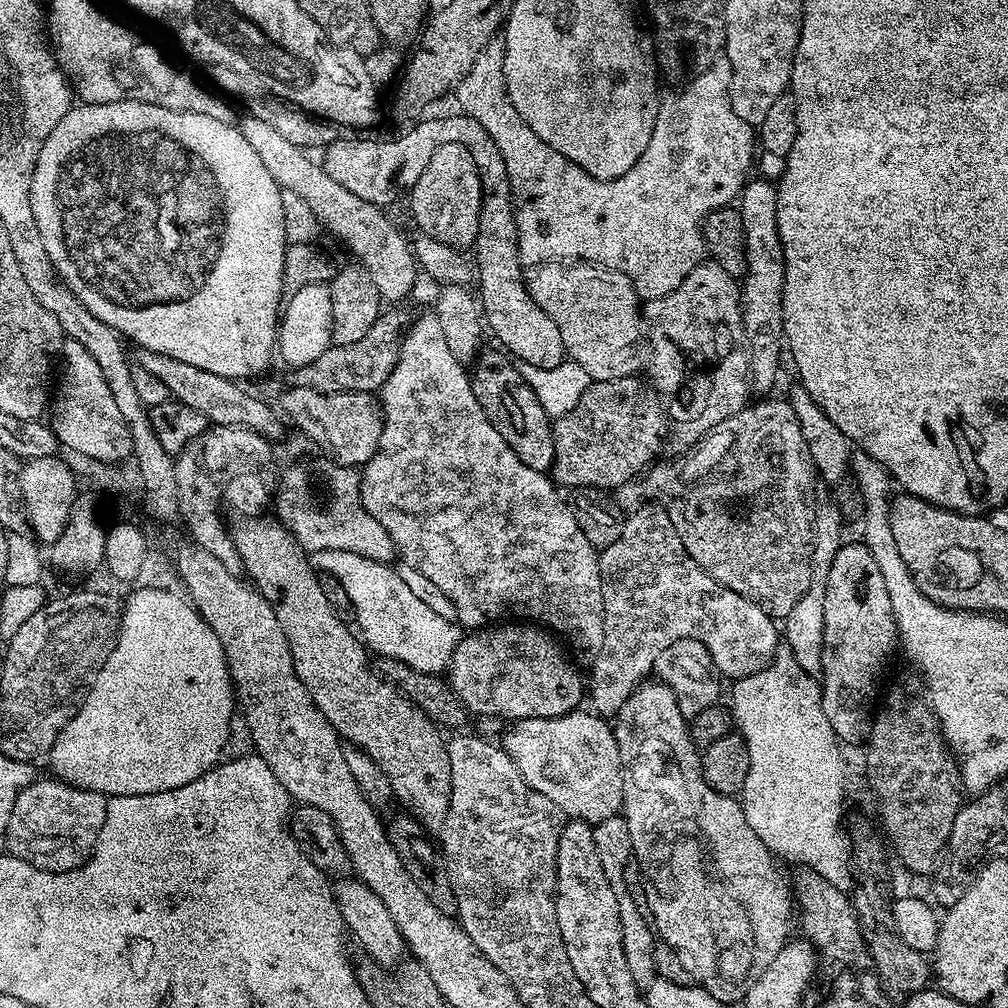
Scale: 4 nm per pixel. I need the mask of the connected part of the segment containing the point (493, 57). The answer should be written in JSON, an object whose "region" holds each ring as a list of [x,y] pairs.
{"region":[[[493,38],[486,42],[486,46],[478,54],[478,58],[470,70],[454,89],[454,96],[460,99],[463,115],[474,118],[474,122],[478,122],[478,126],[482,126],[486,130],[486,134],[490,134],[490,138],[494,138],[498,148],[506,148],[506,146],[514,146],[517,144],[518,126],[524,124],[522,114],[518,114],[518,110],[514,110],[514,102],[510,102],[508,91],[506,90],[506,78],[504,77],[504,41],[500,38]]]}

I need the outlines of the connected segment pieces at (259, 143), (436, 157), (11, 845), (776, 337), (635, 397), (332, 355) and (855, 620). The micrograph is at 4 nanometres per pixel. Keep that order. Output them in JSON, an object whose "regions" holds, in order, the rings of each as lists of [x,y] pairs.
{"regions":[[[[245,115],[244,124],[242,123],[242,131],[246,142],[250,142],[250,146],[254,146],[254,150],[258,150],[258,154],[262,158],[262,166],[266,166],[270,178],[274,178],[274,182],[279,188],[286,190],[294,190],[294,194],[299,194],[310,205],[310,210],[314,210],[314,214],[318,218],[325,233],[329,232],[332,236],[337,236],[350,251],[353,252],[355,259],[360,267],[366,269],[370,274],[374,286],[378,290],[381,301],[388,306],[396,306],[399,300],[404,300],[412,292],[412,287],[416,284],[416,272],[418,276],[418,265],[416,255],[412,253],[412,246],[409,237],[404,237],[398,229],[392,225],[392,220],[387,216],[385,209],[379,204],[371,204],[362,198],[358,198],[358,194],[350,194],[350,190],[346,190],[346,186],[342,186],[338,182],[334,182],[334,178],[330,178],[330,174],[326,174],[323,163],[311,160],[309,153],[305,149],[290,142],[289,138],[284,137],[271,125],[270,122],[263,121],[254,115]]],[[[446,142],[434,149],[423,161],[418,180],[410,189],[411,196],[412,216],[423,235],[461,250],[475,245],[484,195],[476,163],[466,146]]],[[[37,778],[30,786],[18,794],[14,802],[14,810],[10,810],[10,822],[2,834],[8,839],[7,851],[13,856],[22,858],[22,862],[30,862],[30,866],[41,868],[43,872],[69,872],[80,868],[92,859],[92,851],[98,842],[98,834],[102,834],[102,822],[106,822],[106,806],[109,797],[89,788],[75,788],[65,784],[63,780]]],[[[749,179],[744,191],[738,197],[738,211],[744,227],[744,245],[746,246],[746,262],[748,275],[743,277],[740,289],[740,307],[744,310],[744,337],[748,340],[748,370],[750,384],[760,394],[768,394],[776,384],[776,371],[780,368],[780,348],[785,347],[784,323],[782,322],[782,290],[786,278],[784,251],[778,234],[778,202],[776,201],[777,185],[768,180]]],[[[636,376],[593,383],[569,413],[555,417],[552,426],[554,462],[550,476],[561,489],[613,490],[619,484],[626,483],[631,476],[639,477],[659,457],[656,455],[668,436],[670,421],[659,395],[645,381],[644,384]]],[[[400,310],[381,311],[374,326],[370,326],[370,334],[366,334],[366,338],[362,338],[362,342],[328,348],[322,354],[322,358],[295,369],[295,383],[301,388],[318,390],[327,396],[339,392],[379,393],[398,362],[400,343],[404,340],[404,334],[410,327],[410,316],[396,311]]],[[[863,542],[856,544],[845,543],[834,558],[834,562],[830,566],[830,574],[828,575],[828,585],[826,586],[826,622],[824,623],[824,649],[822,650],[822,658],[820,659],[820,667],[822,669],[822,710],[826,714],[826,722],[830,722],[830,726],[834,730],[837,740],[848,744],[863,745],[868,739],[868,735],[872,733],[872,719],[874,716],[874,704],[872,708],[872,699],[876,696],[876,683],[880,680],[880,675],[884,672],[884,663],[888,660],[888,655],[892,651],[897,651],[898,633],[896,630],[896,610],[890,602],[890,594],[888,593],[888,578],[882,574],[882,570],[878,570],[878,562],[874,562],[874,558],[870,554],[870,550]]]]}

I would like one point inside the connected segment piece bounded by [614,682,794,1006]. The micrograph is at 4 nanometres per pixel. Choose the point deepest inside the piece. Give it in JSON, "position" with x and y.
{"position":[716,897]}

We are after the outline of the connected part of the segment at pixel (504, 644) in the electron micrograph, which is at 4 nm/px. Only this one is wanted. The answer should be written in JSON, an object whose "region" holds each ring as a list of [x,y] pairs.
{"region":[[[504,622],[499,626],[469,631],[456,641],[456,649],[448,661],[446,679],[469,713],[497,716],[503,722],[526,718],[558,718],[581,707],[580,699],[586,696],[586,680],[583,675],[580,677],[579,670],[568,661],[569,653],[563,647],[560,649],[555,642],[543,627],[528,622]]]}

